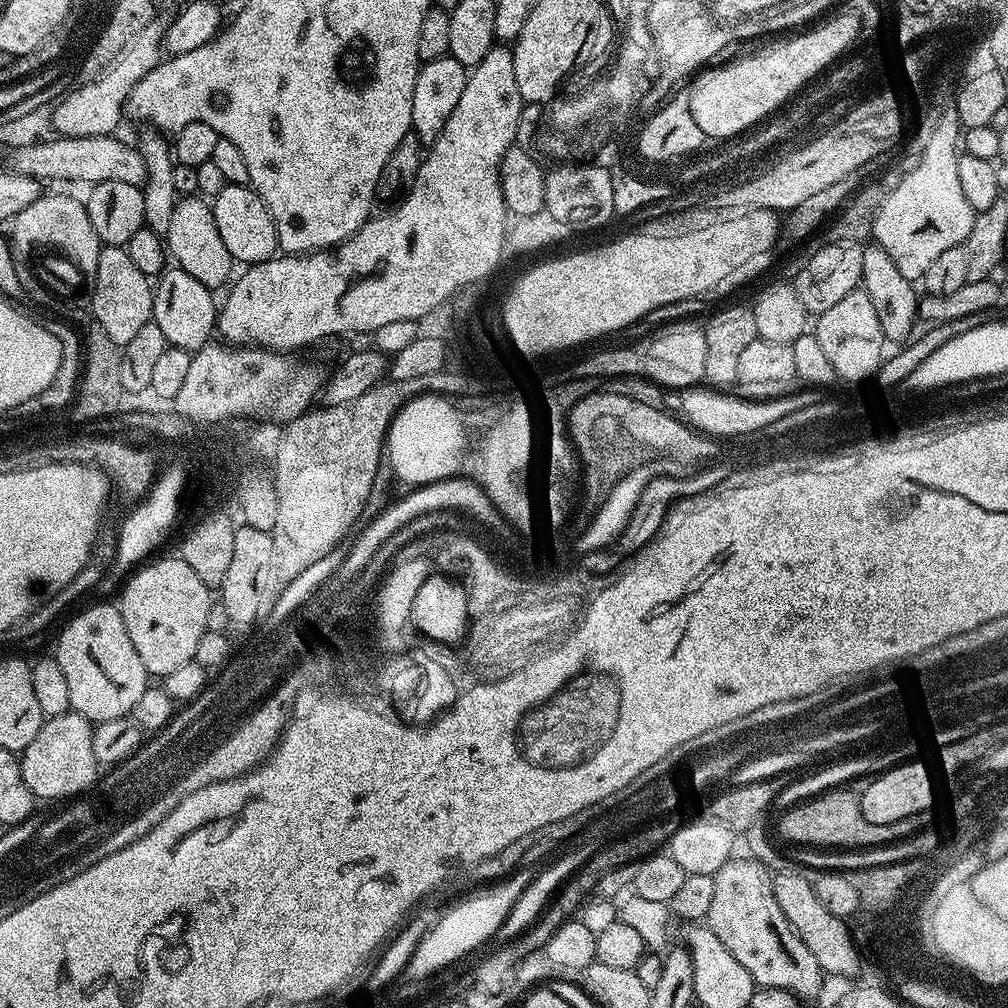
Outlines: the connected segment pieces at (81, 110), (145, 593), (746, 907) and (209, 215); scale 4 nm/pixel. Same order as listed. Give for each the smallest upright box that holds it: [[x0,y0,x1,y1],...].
[[51,18,165,136],[118,558,214,678],[706,858,826,1002],[166,198,234,290]]

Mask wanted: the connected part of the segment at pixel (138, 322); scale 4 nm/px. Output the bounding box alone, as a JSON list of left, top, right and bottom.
[90,246,153,346]

